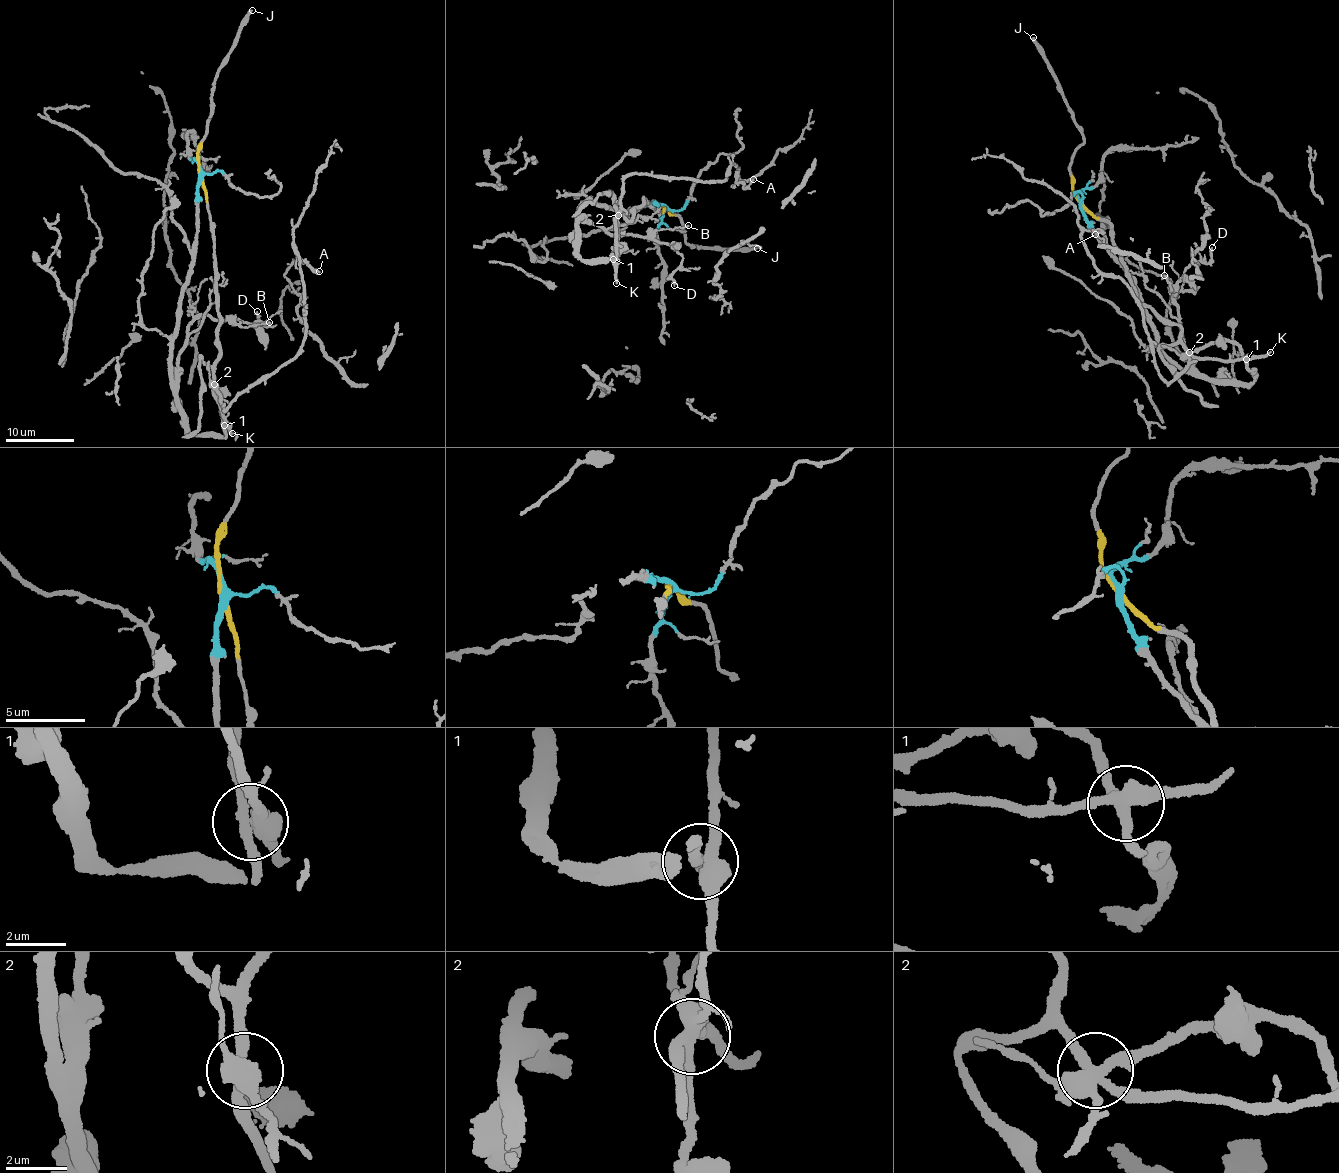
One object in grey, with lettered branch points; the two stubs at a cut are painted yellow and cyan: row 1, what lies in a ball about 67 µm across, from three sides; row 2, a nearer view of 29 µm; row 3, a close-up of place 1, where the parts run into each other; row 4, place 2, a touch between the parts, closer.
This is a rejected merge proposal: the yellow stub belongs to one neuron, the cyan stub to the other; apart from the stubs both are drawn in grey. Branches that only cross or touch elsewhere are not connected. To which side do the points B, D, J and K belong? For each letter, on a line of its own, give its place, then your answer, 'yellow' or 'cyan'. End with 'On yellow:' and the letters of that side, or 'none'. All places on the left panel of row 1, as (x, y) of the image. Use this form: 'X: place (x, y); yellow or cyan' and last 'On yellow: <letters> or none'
B: place (269, 322); cyan
D: place (257, 311); cyan
J: place (252, 10); yellow
K: place (232, 433); yellow
On yellow: J, K

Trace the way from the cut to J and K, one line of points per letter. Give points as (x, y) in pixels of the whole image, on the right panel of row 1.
J: (1080, 201), (1073, 191), (1070, 167), (1072, 156), (1083, 141), (1081, 129), (1074, 120), (1043, 50), (1032, 37)
K: (1080, 201), (1109, 223), (1134, 297), (1176, 323), (1182, 329), (1180, 344), (1194, 357), (1232, 361), (1271, 351)

